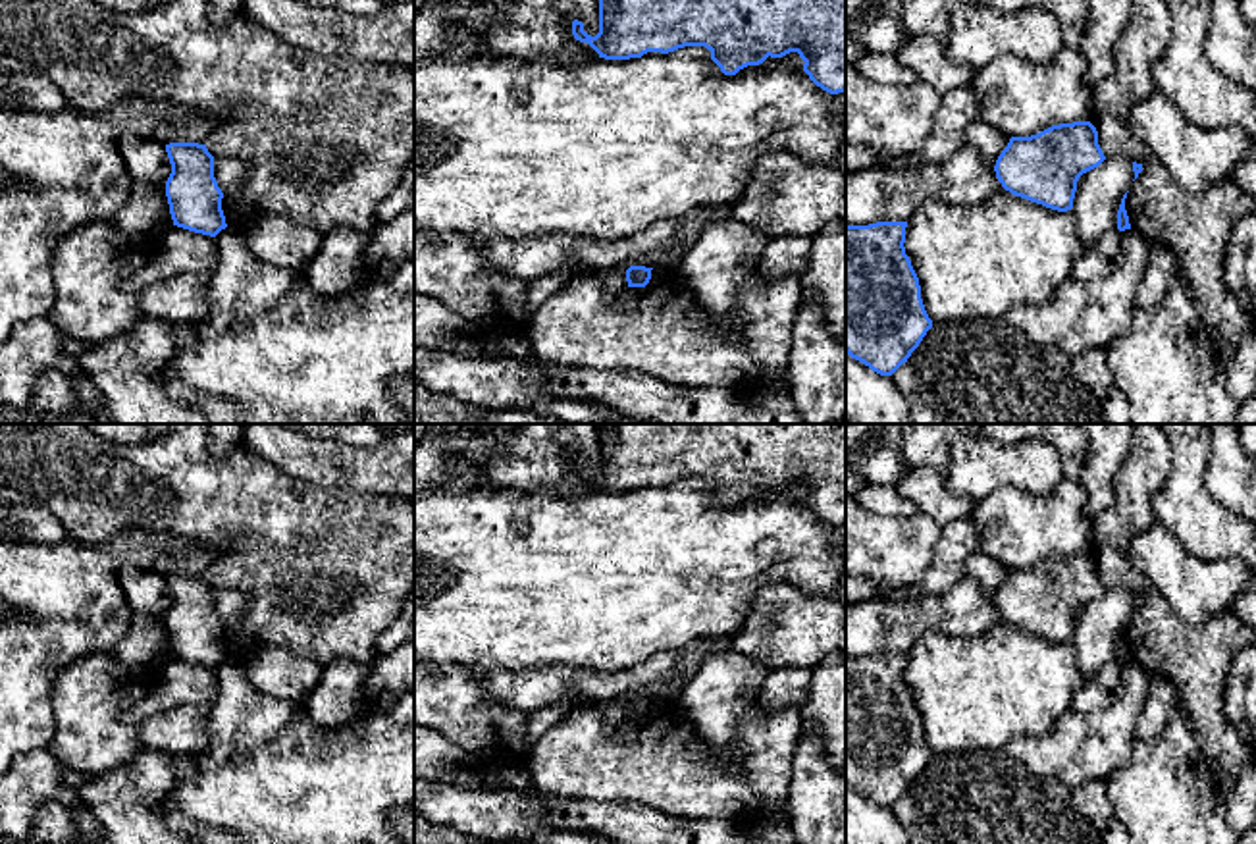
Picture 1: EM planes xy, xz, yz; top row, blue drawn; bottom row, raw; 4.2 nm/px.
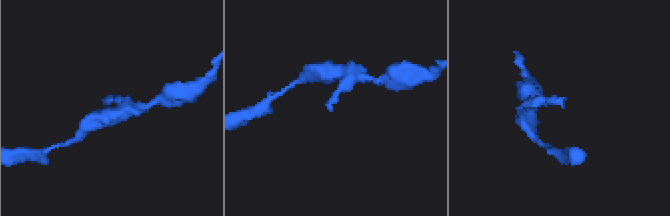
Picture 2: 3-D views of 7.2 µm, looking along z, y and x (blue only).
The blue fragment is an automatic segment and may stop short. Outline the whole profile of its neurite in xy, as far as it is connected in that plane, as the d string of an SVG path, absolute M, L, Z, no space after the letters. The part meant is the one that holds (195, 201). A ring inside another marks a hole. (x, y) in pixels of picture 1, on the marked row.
M170 143L166 152L171 164L166 197L173 225L216 237L227 224L214 156L198 143Z

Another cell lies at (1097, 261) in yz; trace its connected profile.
M1121 231L1104 233L1092 247L1085 247L1073 264L1075 281L1090 281L1108 276L1121 260Z

